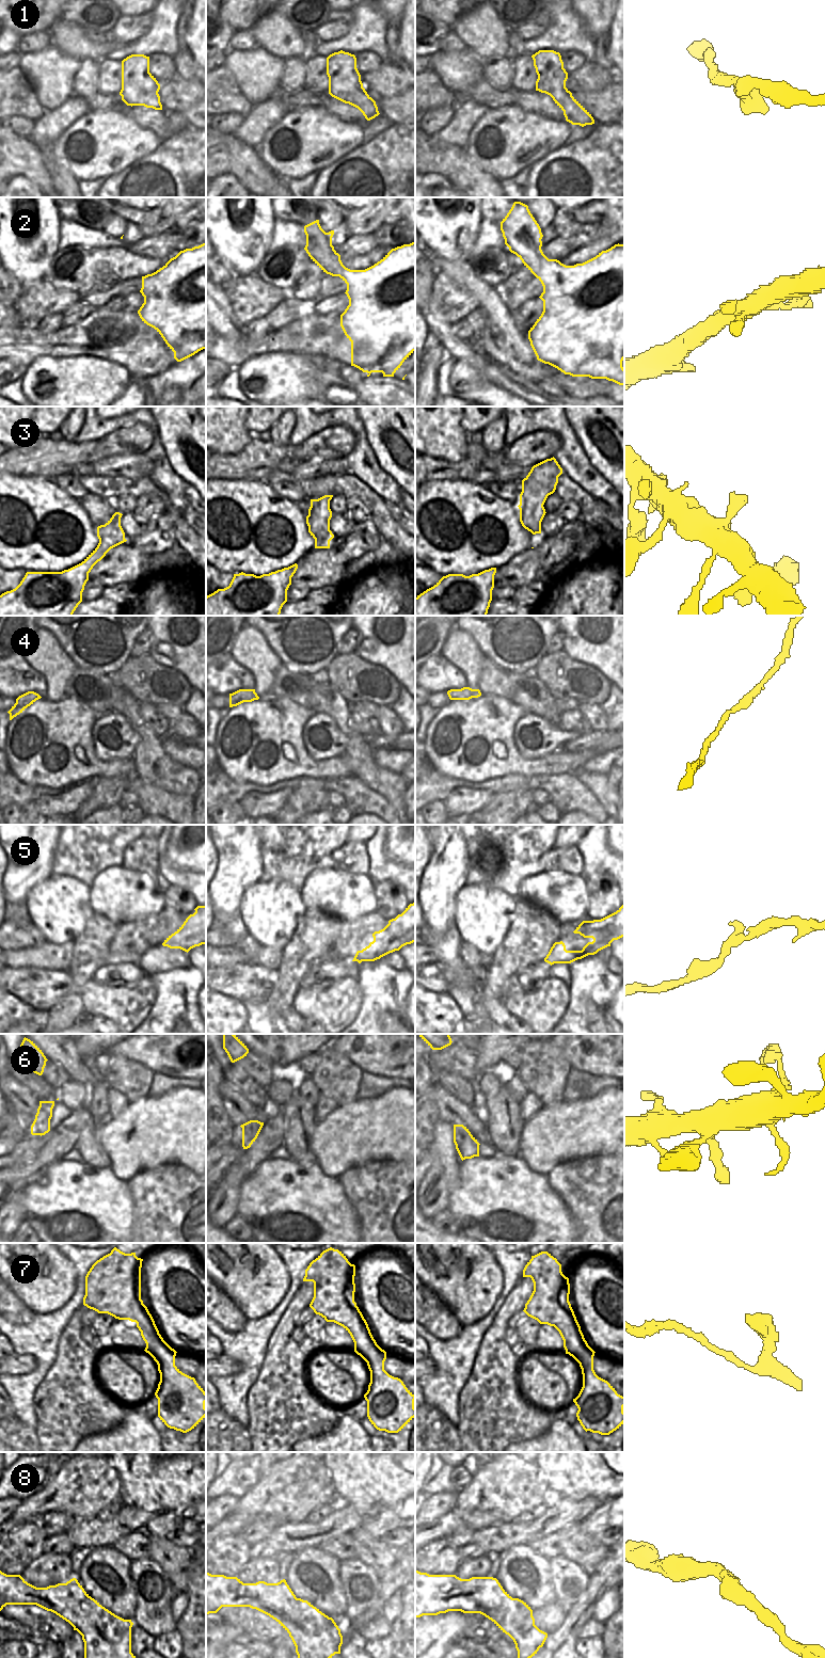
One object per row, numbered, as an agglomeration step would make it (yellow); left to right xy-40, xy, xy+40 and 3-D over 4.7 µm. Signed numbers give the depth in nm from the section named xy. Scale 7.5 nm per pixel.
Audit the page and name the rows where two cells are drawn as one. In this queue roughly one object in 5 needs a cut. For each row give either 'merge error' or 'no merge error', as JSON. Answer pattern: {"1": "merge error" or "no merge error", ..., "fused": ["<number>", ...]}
{"1": "no merge error", "2": "no merge error", "3": "no merge error", "4": "no merge error", "5": "no merge error", "6": "no merge error", "7": "no merge error", "8": "no merge error", "fused": []}

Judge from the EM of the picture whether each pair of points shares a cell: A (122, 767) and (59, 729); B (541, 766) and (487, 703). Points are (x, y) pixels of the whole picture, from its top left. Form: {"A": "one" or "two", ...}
{"A": "one", "B": "one"}

